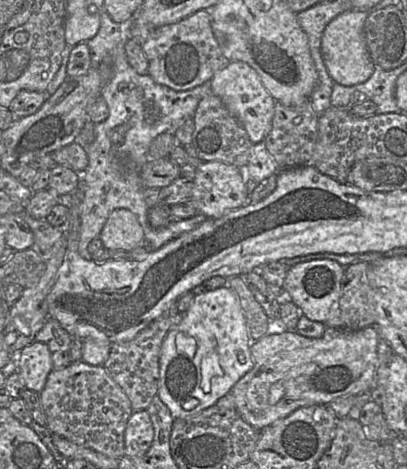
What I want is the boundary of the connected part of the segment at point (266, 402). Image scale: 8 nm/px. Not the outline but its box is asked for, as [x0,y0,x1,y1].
[231,326,379,430]

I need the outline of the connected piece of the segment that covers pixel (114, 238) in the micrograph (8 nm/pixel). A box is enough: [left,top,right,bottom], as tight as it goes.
[99,209,144,252]

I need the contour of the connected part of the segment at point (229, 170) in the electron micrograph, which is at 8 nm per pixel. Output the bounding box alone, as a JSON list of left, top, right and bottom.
[191,161,249,219]

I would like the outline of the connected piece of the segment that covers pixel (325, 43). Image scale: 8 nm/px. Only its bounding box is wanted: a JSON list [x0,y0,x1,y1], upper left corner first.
[321,10,375,86]

